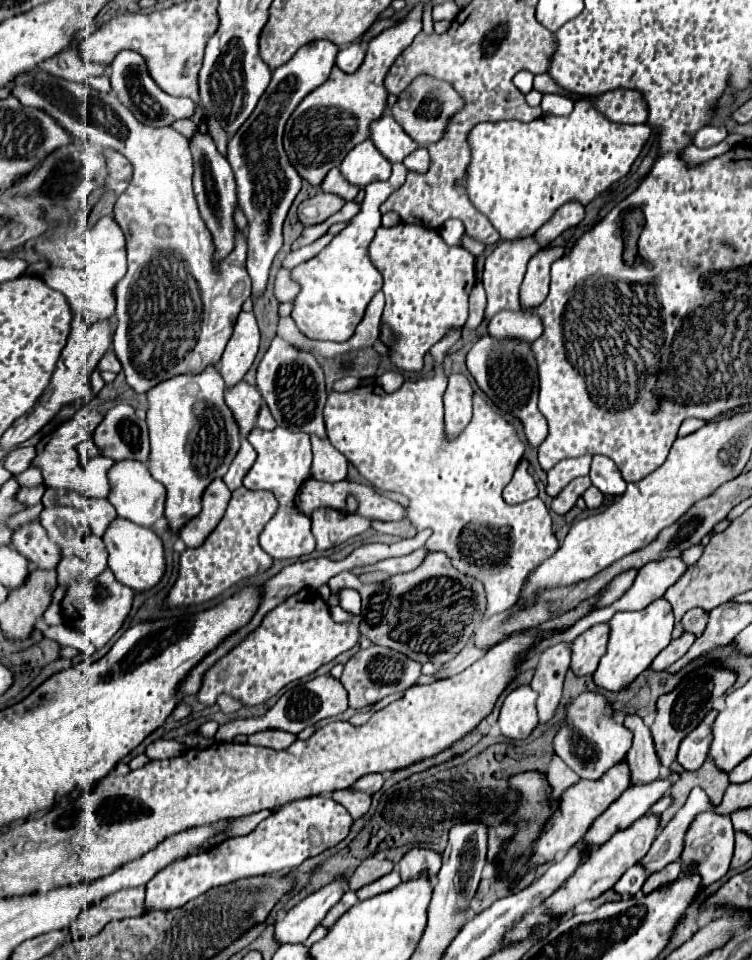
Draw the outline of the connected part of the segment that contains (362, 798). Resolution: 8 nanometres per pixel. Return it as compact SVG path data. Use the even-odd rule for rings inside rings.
M340 790L340 792L334 792L332 798L338 800L344 808L348 808L348 812L350 812L354 818L360 818L360 816L366 814L368 808L370 808L370 794L364 794L364 792Z

